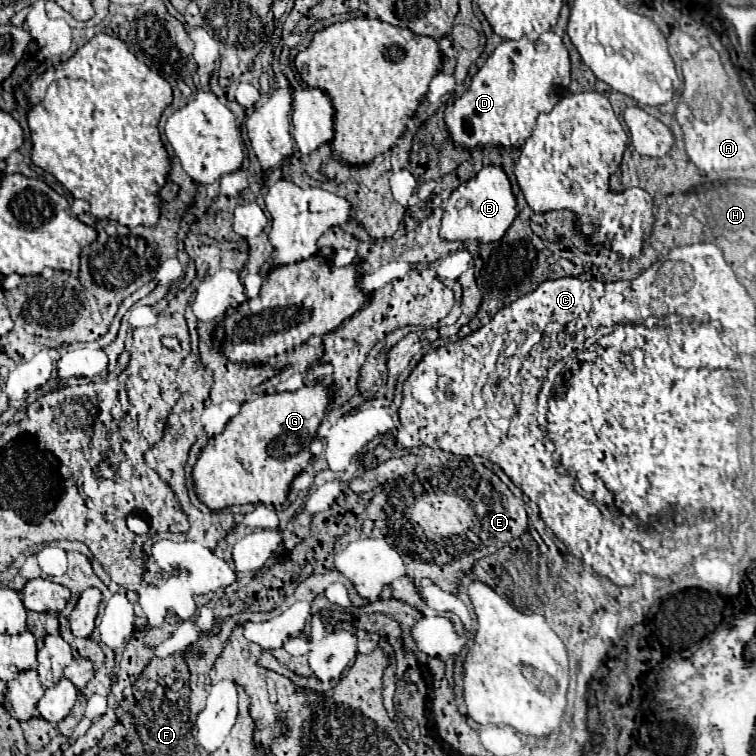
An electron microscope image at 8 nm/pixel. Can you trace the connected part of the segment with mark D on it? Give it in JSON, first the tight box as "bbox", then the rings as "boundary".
{"bbox":[445,31,569,149],"boundary":[[[545,31],[539,39],[529,41],[527,37],[519,41],[503,41],[485,61],[485,65],[473,77],[469,89],[453,103],[453,107],[445,109],[445,123],[449,135],[455,145],[473,149],[477,145],[501,145],[501,147],[515,147],[529,137],[539,113],[547,113],[557,105],[557,101],[567,93],[569,87],[569,53],[563,45],[561,37],[555,31]]]}

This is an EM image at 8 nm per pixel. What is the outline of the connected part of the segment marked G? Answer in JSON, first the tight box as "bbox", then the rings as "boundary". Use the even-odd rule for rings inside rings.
{"bbox":[195,383,331,511],"boundary":[[[321,383],[303,385],[297,391],[263,393],[241,405],[241,411],[227,423],[225,431],[209,439],[195,467],[195,491],[213,511],[245,505],[283,505],[291,481],[309,465],[309,445],[331,403],[331,387]]]}

